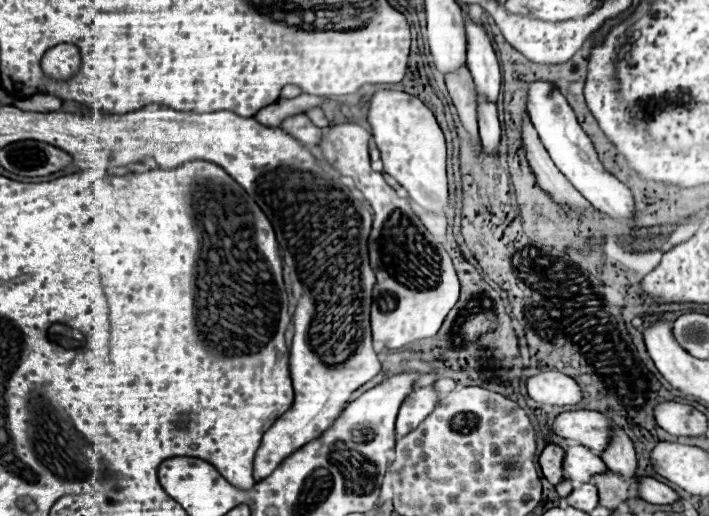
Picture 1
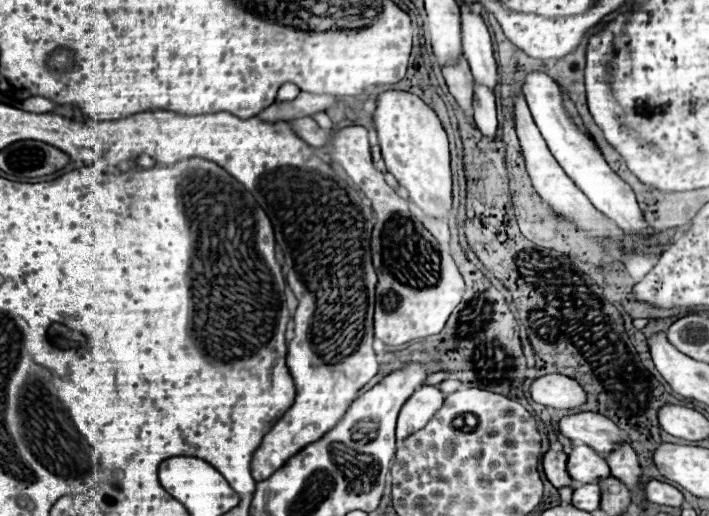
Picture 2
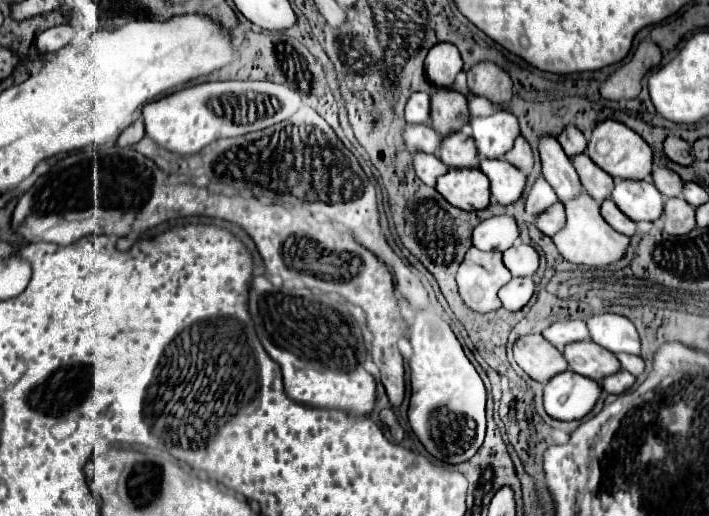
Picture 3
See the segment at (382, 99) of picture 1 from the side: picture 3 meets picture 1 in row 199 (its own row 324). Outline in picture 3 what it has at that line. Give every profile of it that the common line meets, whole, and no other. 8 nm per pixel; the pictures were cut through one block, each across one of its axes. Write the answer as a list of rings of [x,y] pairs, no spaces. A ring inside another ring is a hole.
[[[428,308],[418,310],[410,326],[410,344],[414,352],[410,358],[412,396],[408,422],[434,458],[444,464],[462,464],[464,460],[470,460],[484,442],[484,384],[472,362],[466,358],[456,334],[440,314]]]

